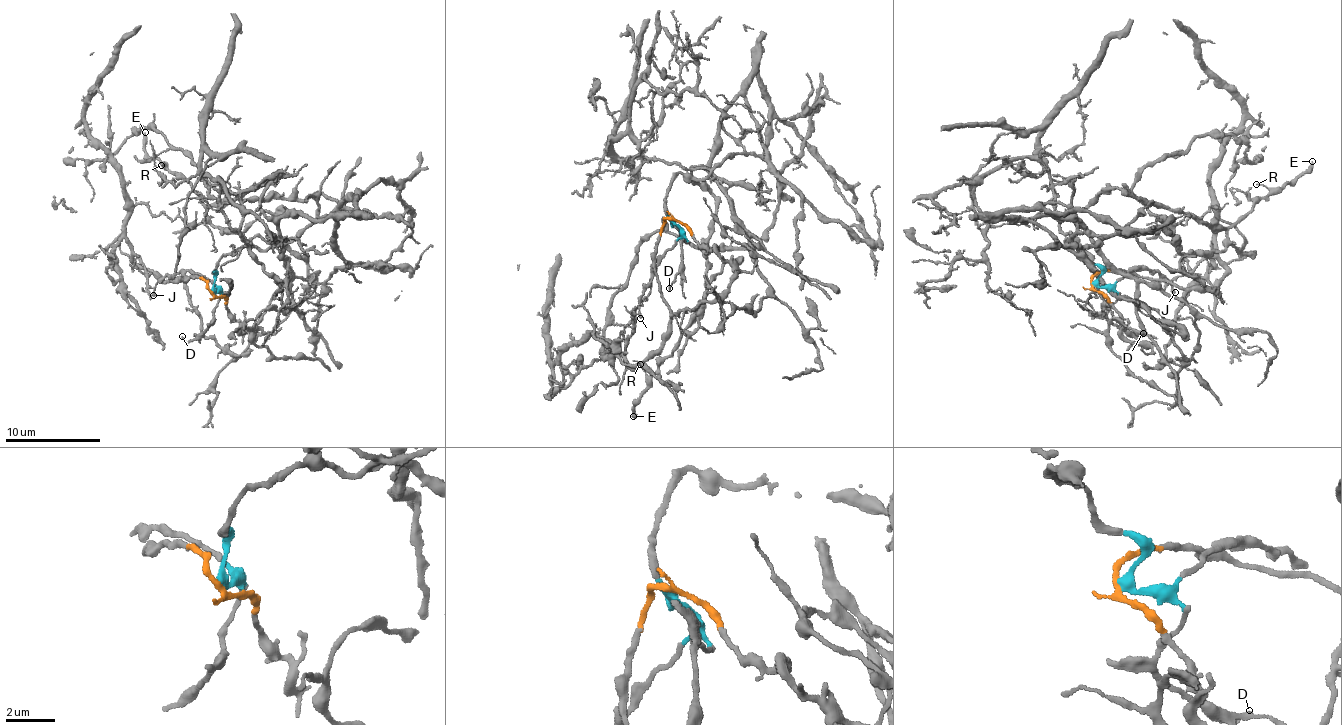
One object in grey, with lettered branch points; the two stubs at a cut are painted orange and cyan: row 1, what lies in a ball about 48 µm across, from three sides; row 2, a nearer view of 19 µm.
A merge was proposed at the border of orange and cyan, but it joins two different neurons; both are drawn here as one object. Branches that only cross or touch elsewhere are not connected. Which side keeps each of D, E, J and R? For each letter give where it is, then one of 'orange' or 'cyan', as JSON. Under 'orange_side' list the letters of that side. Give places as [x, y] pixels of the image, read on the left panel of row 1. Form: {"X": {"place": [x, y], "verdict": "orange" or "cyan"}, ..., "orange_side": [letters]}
{"D": {"place": [182, 336], "verdict": "cyan"}, "E": {"place": [145, 132], "verdict": "cyan"}, "J": {"place": [153, 295], "verdict": "cyan"}, "R": {"place": [161, 165], "verdict": "cyan"}, "orange_side": []}

